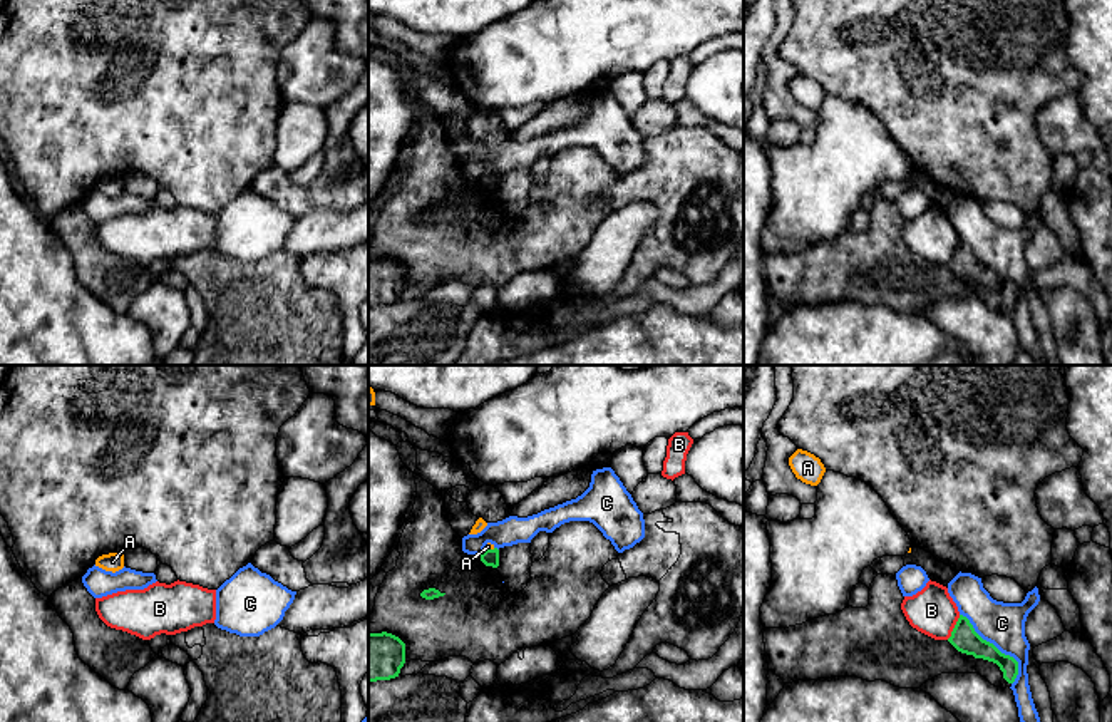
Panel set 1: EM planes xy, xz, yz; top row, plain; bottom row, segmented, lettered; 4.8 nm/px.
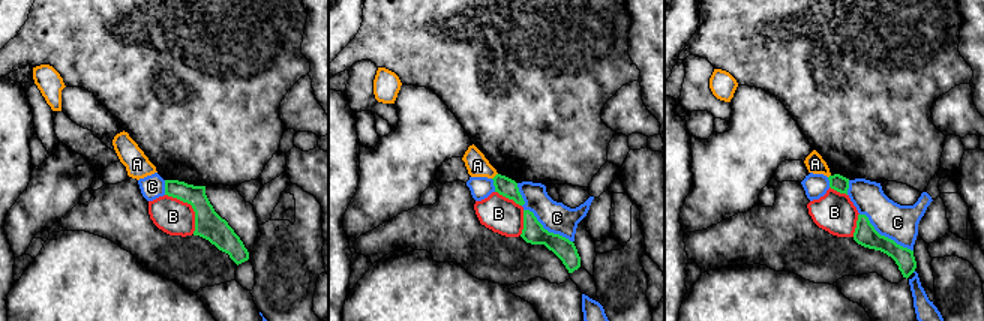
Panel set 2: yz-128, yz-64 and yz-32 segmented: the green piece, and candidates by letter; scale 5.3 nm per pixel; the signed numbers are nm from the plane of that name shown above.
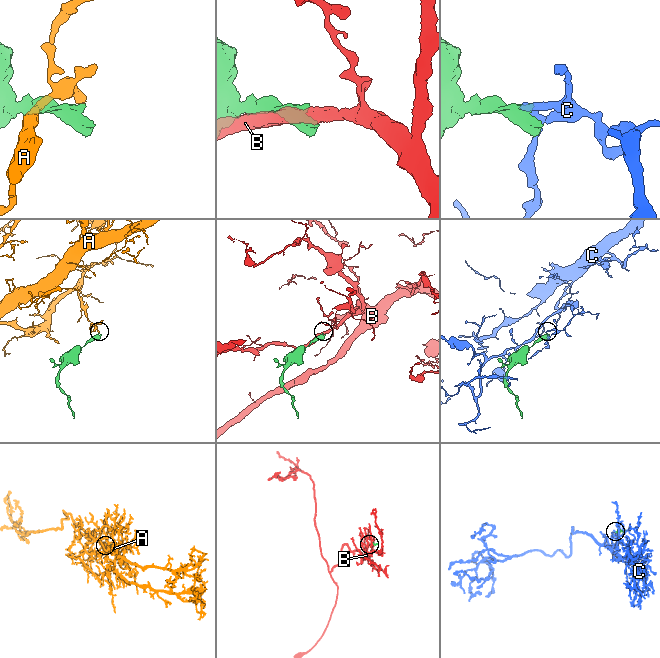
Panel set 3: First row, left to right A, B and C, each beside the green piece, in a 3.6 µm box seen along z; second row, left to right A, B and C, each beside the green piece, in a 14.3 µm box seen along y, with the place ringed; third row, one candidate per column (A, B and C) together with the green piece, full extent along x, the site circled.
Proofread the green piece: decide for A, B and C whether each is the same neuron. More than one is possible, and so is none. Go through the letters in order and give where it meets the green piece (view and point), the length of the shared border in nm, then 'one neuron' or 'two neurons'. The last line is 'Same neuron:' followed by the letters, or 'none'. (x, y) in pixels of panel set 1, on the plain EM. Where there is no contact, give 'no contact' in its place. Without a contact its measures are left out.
A: xz (489, 175) | 50 nm | two neurons
B: yz (955, 252) | 140 nm | two neurons
C: yz (997, 273) | 420 nm | two neurons
Same neuron: none

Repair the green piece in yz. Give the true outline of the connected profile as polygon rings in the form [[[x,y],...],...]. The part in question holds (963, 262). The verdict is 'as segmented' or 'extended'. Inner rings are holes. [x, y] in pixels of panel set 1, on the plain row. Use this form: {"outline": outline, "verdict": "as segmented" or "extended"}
{"outline": [[[960,240],[948,266],[961,278],[996,288],[1003,297],[1003,303],[1008,308],[1015,307],[1018,286],[1013,281],[1001,278],[993,268],[983,265],[966,241]]], "verdict": "as segmented"}

